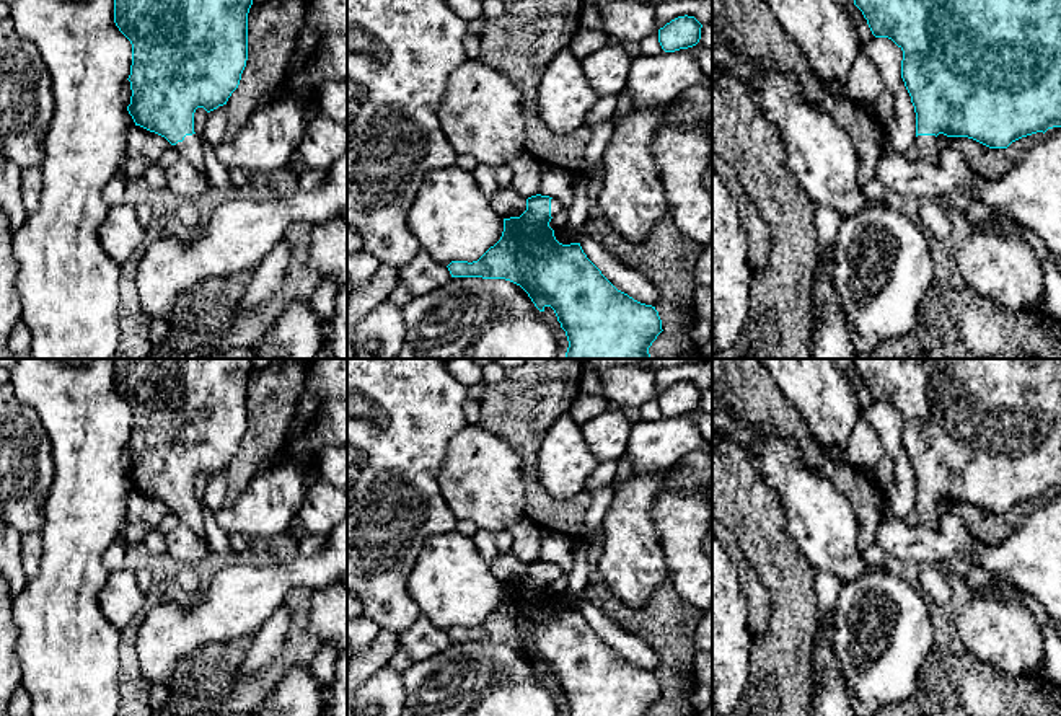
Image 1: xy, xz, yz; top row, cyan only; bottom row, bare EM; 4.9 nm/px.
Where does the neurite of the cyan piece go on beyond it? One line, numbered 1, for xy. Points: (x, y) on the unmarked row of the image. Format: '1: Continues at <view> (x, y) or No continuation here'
1: Continues at xy (191, 514)

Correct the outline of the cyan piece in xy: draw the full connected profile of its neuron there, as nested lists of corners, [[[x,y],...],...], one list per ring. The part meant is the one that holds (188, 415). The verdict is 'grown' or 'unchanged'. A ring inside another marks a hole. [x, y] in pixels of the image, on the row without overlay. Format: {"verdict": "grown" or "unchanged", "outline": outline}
{"verdict": "grown", "outline": [[[114,359],[114,388],[132,409],[130,470],[135,491],[165,502],[199,538],[205,540],[202,502],[194,497],[194,478],[227,470],[248,426],[251,359]]]}

